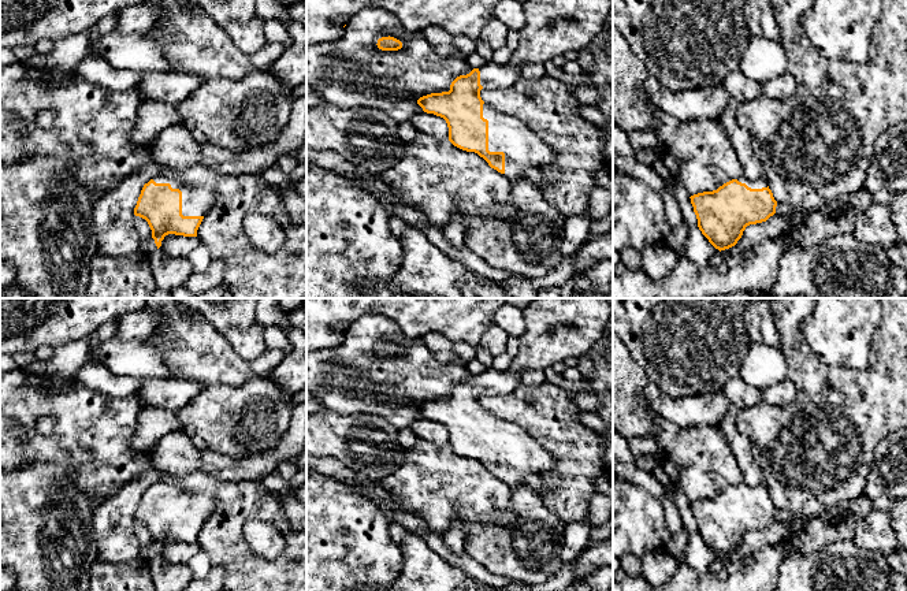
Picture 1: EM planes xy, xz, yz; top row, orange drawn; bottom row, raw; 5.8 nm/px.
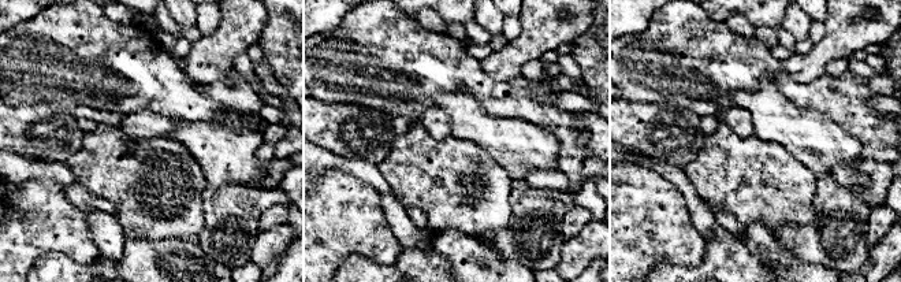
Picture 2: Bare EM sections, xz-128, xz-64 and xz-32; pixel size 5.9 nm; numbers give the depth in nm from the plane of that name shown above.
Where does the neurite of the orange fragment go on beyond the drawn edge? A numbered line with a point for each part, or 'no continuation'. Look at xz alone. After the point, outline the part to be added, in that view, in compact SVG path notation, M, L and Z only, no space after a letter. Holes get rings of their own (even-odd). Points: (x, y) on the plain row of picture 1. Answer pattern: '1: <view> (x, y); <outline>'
1: xz (556, 329); M535 298L523 309L525 331L520 337L520 352L505 372L494 368L479 375L483 394L505 395L513 393L528 369L542 369L570 357L580 357L602 337L613 308L607 298Z
2: xz (523, 456); M483 410L488 427L488 457L505 460L505 483L510 487L525 483L529 475L542 475L554 467L553 456L524 428Z

